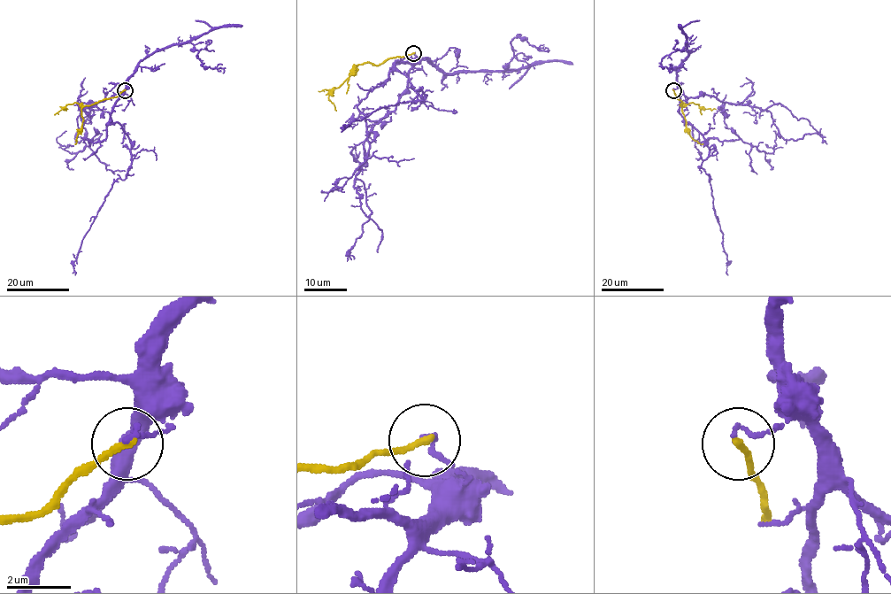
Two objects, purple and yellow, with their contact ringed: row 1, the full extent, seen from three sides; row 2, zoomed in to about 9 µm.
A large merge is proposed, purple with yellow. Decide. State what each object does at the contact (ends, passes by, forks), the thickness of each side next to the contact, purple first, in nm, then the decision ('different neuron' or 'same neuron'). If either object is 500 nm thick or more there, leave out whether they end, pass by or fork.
purple ends there; yellow ends there; 130 nm thick on the purple side, 220 nm on the other; different neuron

